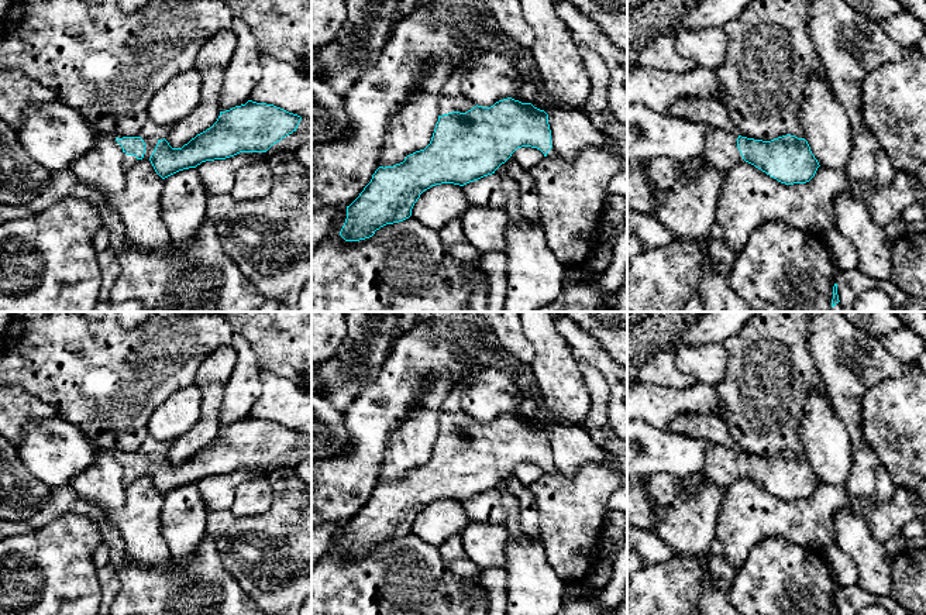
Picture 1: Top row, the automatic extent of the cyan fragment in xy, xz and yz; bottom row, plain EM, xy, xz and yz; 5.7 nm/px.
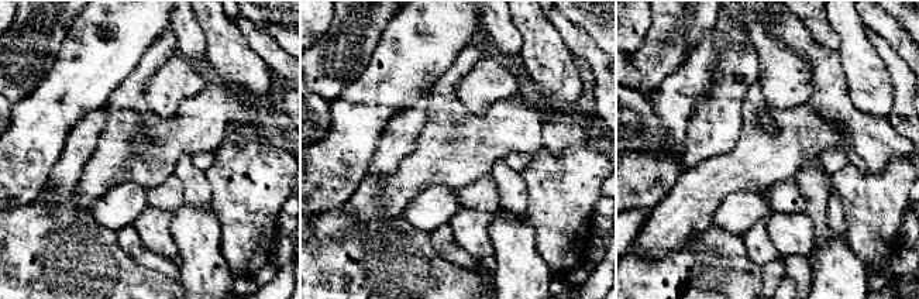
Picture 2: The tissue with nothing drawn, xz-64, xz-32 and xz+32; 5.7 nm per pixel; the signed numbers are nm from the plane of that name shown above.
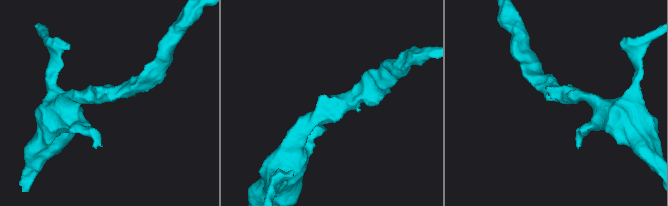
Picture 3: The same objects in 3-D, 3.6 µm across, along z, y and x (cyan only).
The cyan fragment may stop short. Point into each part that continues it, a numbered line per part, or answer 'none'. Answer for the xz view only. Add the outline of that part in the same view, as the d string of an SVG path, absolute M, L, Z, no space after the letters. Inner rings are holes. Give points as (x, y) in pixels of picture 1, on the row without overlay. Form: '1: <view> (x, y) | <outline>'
1: xz (451, 415) | M457 382L444 399L444 403L438 410L438 432L448 430L452 427L467 429L476 422L461 408L461 399L465 386L467 382Z

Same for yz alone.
1: yz (720, 467) | M709 442L706 463L703 464L700 473L717 485L729 488L731 484L744 477L737 464L737 454L737 449L719 446Z

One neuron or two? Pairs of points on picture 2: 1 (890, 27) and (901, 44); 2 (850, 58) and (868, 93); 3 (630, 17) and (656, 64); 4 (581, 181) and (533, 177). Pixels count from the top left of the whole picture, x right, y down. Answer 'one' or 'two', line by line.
1: one
2: one
3: two
4: one

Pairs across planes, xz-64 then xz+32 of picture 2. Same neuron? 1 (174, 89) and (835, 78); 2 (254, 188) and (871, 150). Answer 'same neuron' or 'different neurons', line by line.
1: different neurons
2: different neurons

